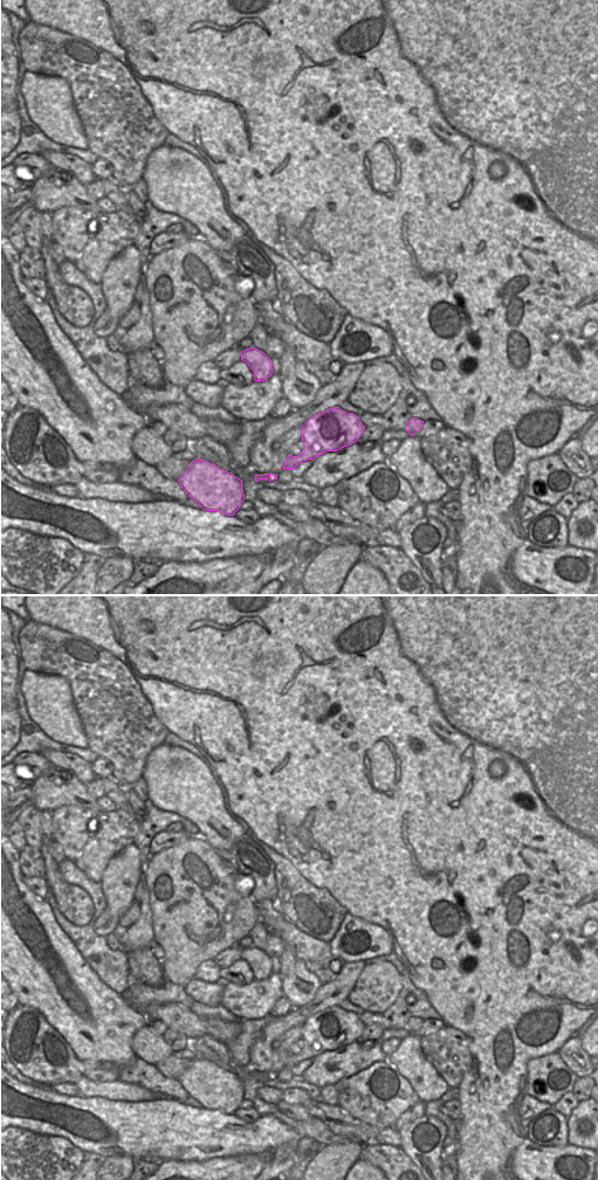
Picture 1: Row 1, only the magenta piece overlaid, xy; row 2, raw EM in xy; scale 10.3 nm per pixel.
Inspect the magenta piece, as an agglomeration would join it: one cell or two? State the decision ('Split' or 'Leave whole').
Leave whole

